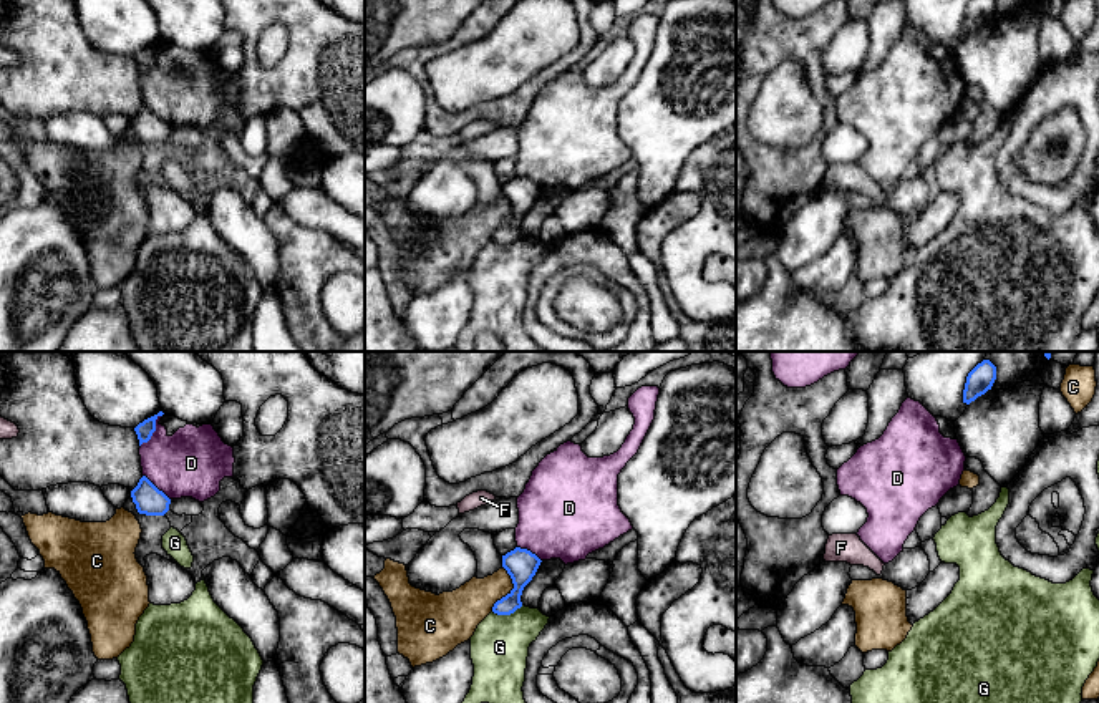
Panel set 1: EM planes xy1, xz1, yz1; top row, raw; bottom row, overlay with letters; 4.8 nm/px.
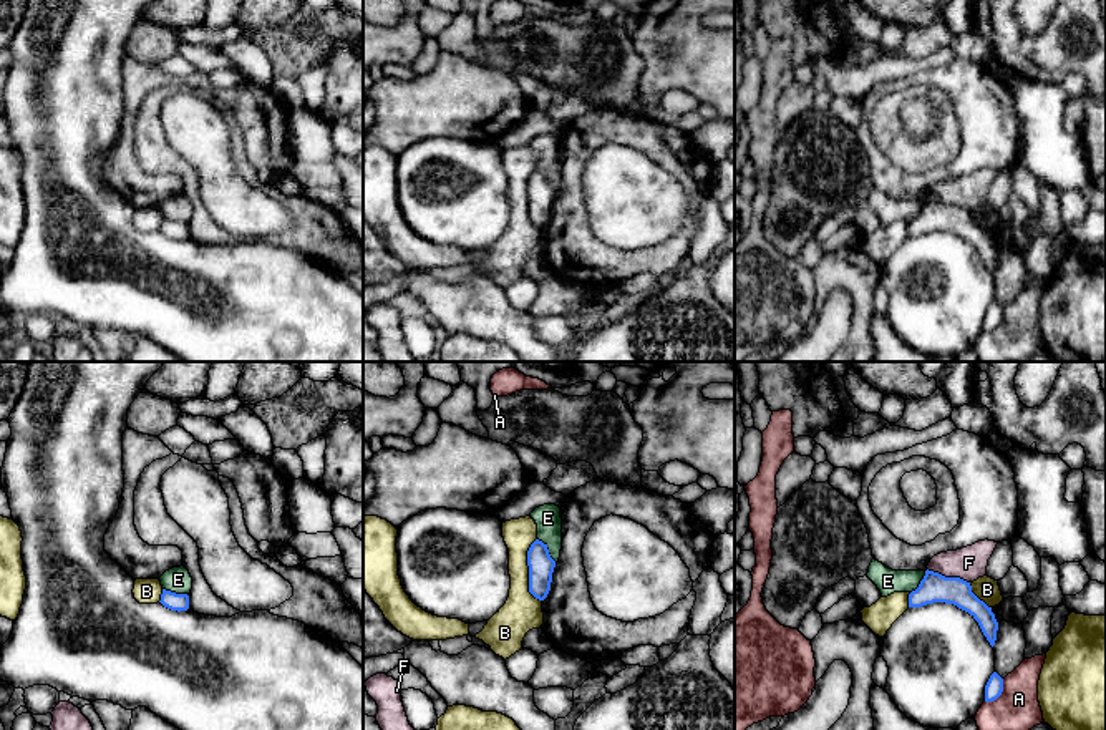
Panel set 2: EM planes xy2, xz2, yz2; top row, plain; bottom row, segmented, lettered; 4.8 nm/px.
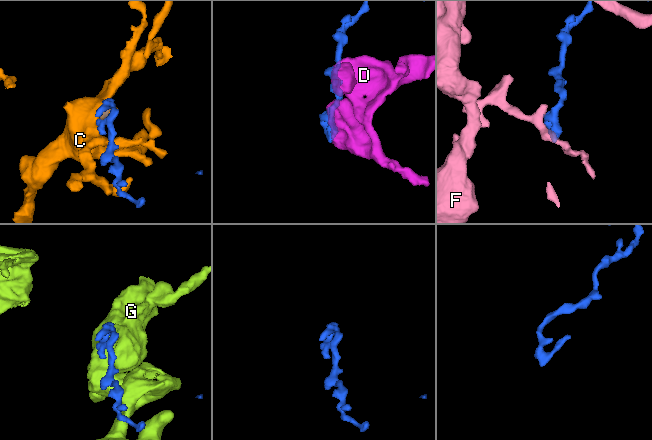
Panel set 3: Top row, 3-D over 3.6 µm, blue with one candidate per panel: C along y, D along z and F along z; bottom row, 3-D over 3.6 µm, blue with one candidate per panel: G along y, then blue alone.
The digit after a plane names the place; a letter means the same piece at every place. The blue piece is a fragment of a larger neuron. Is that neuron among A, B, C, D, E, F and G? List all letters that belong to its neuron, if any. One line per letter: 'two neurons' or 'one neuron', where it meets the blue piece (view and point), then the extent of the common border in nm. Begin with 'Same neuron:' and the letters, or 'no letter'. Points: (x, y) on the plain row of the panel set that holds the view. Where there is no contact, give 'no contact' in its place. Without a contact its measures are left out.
Same neuron: no letter
A: two neurons; contact yz2 (1000, 322); length 150 nm
B: two neurons; contact xz2 (529, 199); length 320 nm
C: two neurons; contact xz1 (513, 218); length 240 nm
D: two neurons; contact xy1 (154, 58); length 190 nm
E: two neurons; contact xz2 (548, 178); length 150 nm
F: two neurons; contact yz2 (949, 206); length 220 nm
G: two neurons; contact xz1 (508, 242); length 160 nm

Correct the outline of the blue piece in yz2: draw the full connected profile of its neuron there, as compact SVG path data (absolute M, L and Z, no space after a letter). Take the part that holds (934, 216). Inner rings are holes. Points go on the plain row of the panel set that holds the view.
M927 197L919 216L909 222L909 236L922 236L934 231L953 232L968 241L978 251L990 274L995 274L998 251L992 236L972 221L970 211Z

